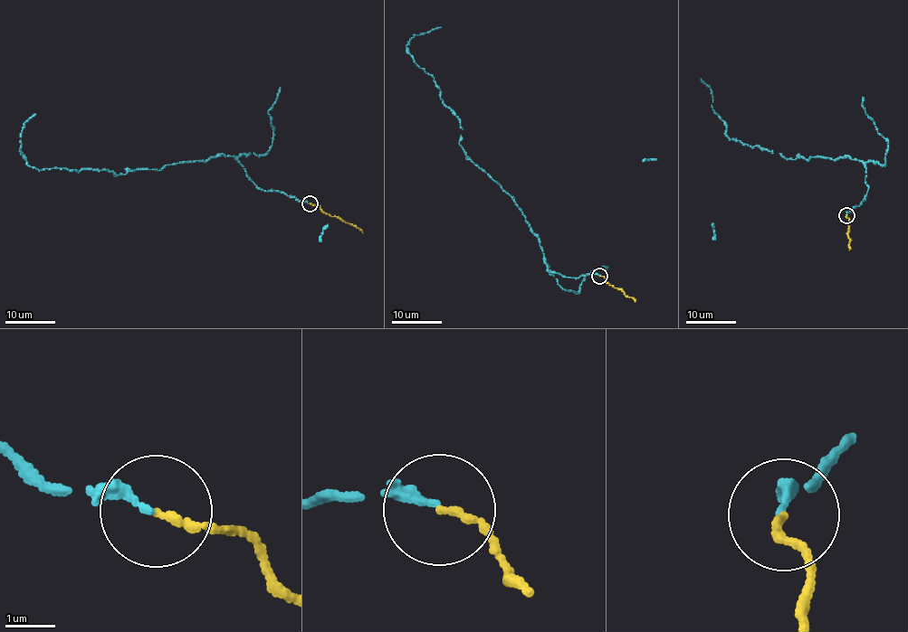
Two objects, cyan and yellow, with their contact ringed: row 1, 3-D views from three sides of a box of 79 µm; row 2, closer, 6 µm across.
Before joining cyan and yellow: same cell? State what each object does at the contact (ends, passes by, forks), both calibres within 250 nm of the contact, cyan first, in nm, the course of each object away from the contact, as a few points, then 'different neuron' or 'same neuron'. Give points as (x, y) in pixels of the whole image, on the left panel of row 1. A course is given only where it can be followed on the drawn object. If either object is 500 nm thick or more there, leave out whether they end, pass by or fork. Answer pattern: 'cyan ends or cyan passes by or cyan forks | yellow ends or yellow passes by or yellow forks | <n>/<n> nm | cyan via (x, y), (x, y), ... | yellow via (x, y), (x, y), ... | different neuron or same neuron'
cyan ends | yellow ends | 160/150 nm | cyan via (310, 203), (261, 190), (234, 156), (221, 155), (115, 174), (38, 170), (20, 147), (23, 125), (35, 113) | yellow via (310, 203), (355, 225), (363, 232) | same neuron

